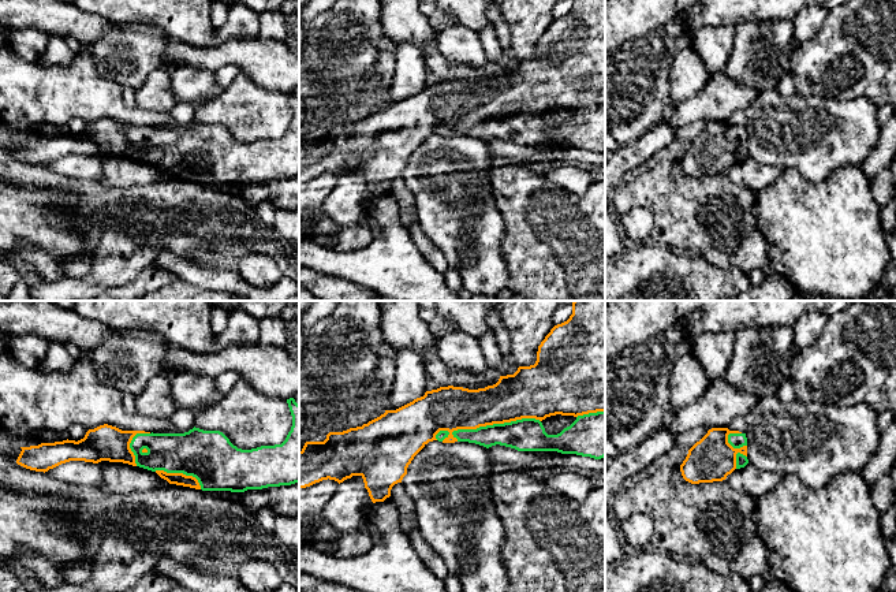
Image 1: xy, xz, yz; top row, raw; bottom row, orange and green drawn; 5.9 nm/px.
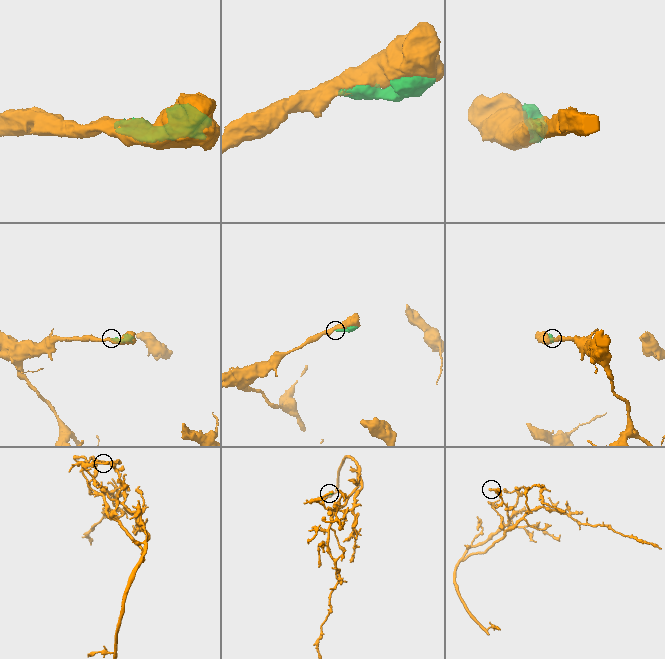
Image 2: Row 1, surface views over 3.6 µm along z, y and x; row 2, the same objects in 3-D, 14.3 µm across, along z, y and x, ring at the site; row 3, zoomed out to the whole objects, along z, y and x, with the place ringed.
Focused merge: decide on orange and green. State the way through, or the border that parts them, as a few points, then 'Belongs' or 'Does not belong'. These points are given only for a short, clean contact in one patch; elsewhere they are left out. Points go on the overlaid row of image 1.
Belongs

